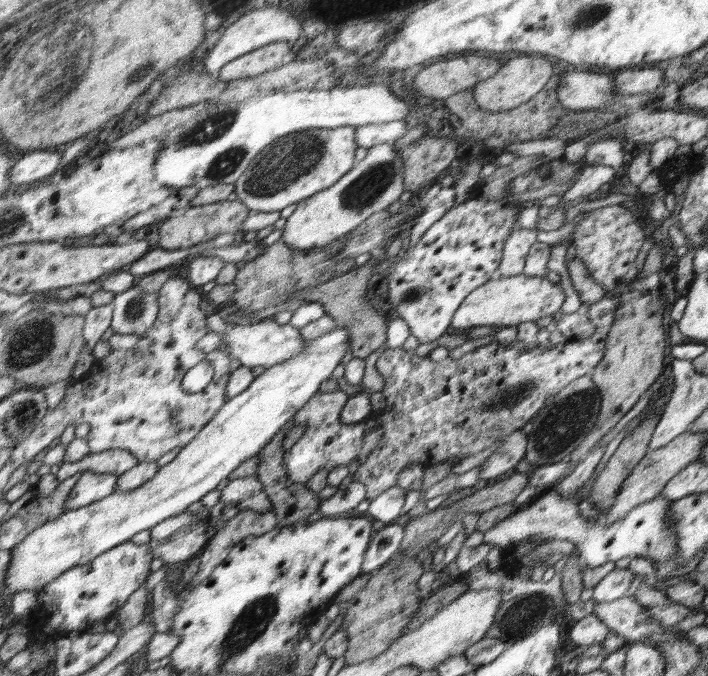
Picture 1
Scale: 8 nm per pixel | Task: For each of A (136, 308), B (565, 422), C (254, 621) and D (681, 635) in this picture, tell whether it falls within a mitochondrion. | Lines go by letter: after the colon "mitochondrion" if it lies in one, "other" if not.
A: mitochondrion
B: mitochondrion
C: mitochondrion
D: other

